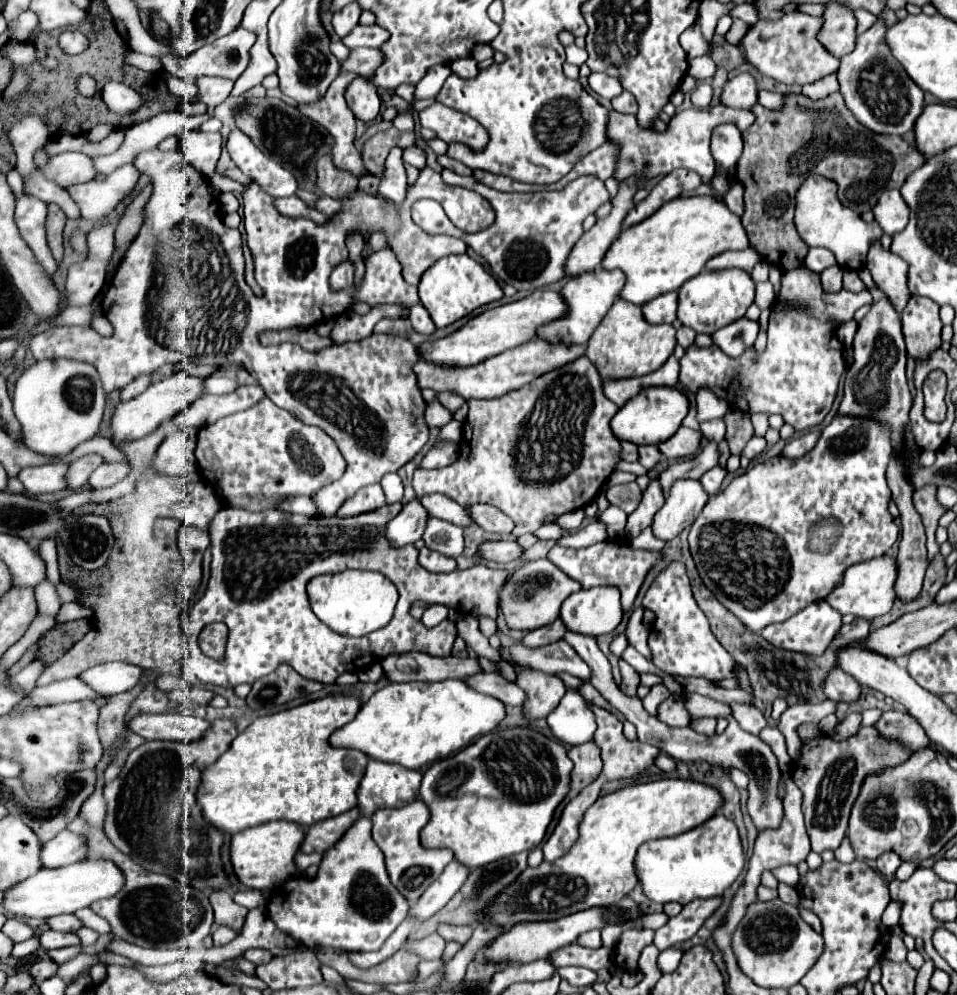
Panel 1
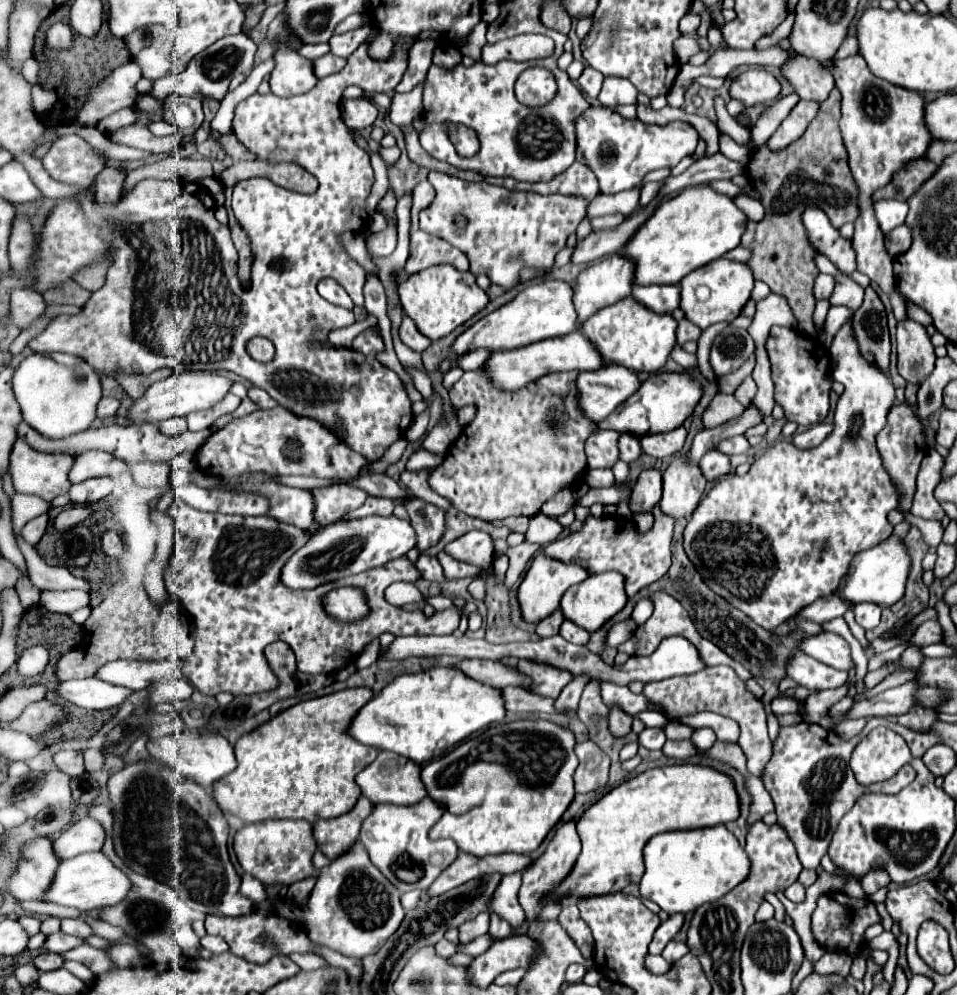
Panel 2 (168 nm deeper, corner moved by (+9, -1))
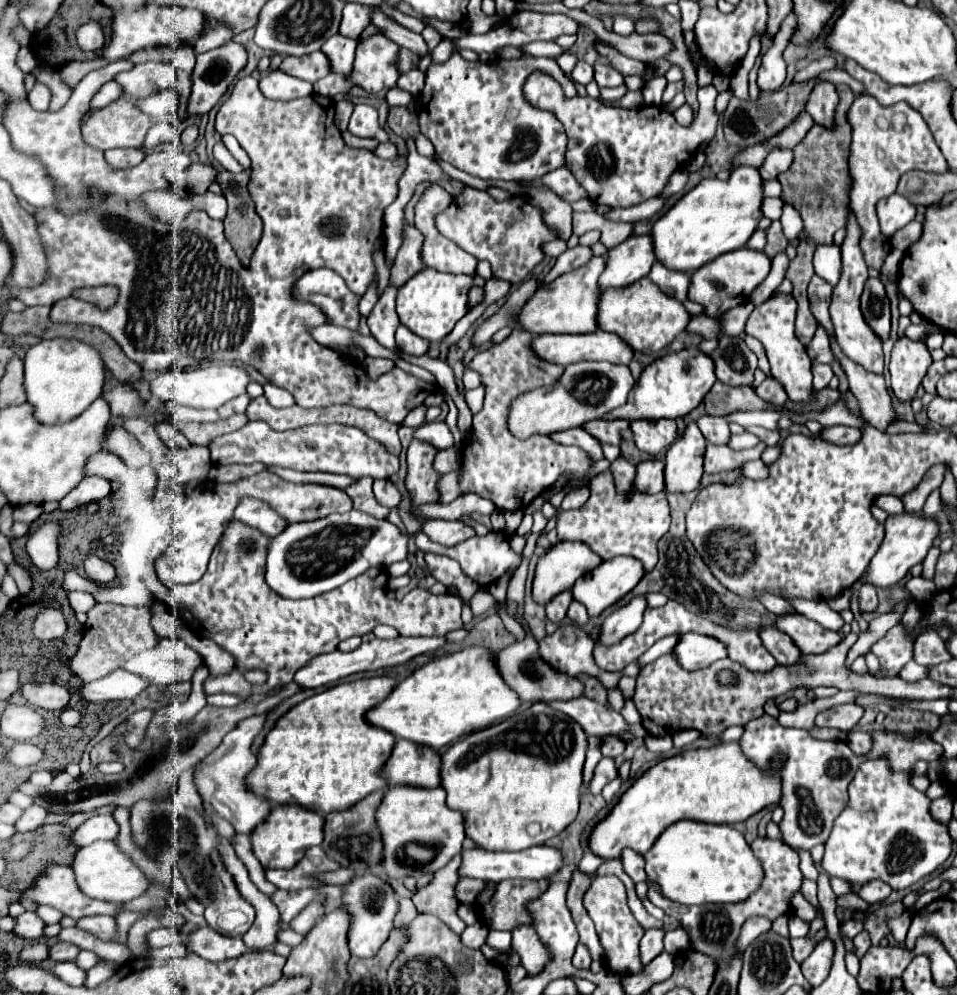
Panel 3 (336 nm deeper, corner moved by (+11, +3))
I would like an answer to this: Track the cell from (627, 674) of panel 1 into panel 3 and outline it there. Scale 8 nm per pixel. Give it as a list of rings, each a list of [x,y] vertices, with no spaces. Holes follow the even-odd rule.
[[[606,737],[606,743],[604,743],[604,747],[602,747],[602,757],[612,757],[612,759],[616,759],[616,757],[622,755],[622,753],[624,753],[624,743],[618,741],[618,739],[614,739],[614,737]]]

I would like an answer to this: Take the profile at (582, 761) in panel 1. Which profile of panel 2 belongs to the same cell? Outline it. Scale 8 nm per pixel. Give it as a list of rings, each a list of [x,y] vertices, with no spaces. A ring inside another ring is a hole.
[[[590,739],[578,743],[574,747],[574,753],[578,755],[580,761],[574,773],[576,793],[588,793],[598,787],[604,787],[608,781],[608,767],[610,767],[608,755]]]

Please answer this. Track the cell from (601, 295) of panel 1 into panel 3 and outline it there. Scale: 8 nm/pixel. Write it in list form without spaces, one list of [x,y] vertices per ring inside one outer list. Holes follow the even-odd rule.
[[[632,235],[608,251],[608,263],[600,275],[600,287],[626,287],[648,275],[654,257],[650,235]]]

